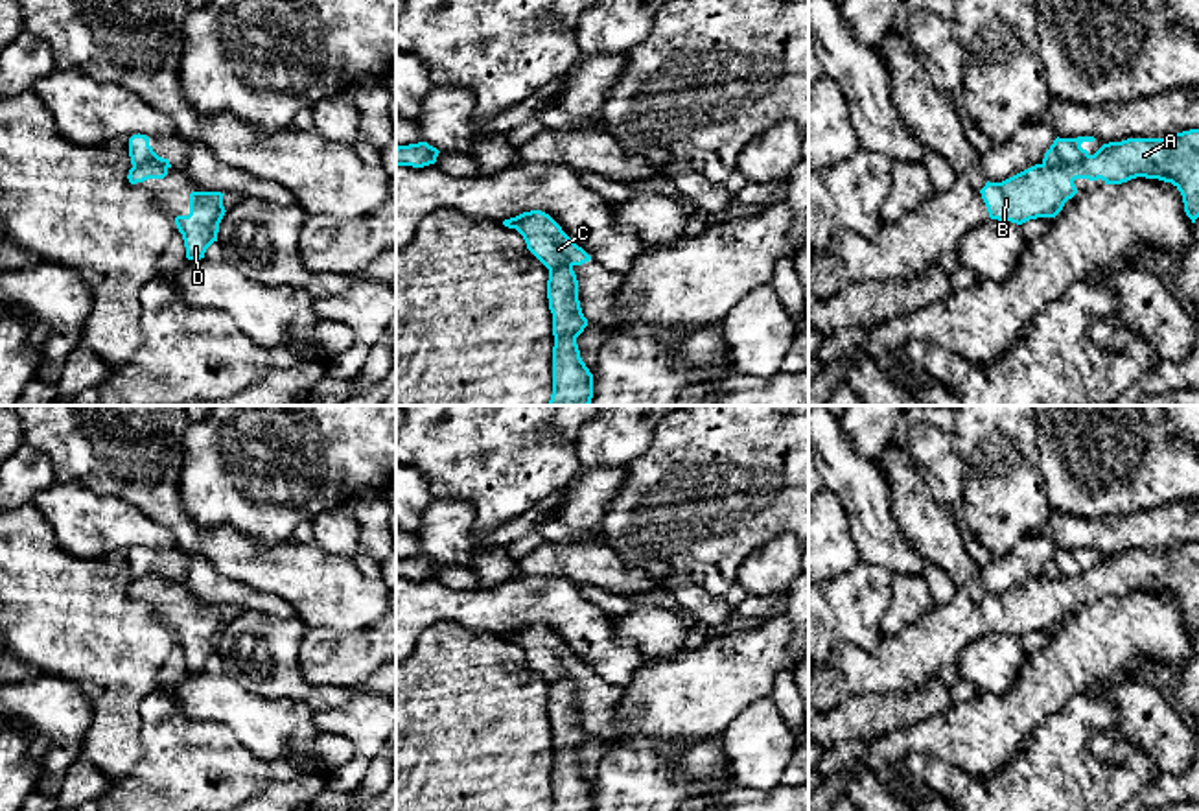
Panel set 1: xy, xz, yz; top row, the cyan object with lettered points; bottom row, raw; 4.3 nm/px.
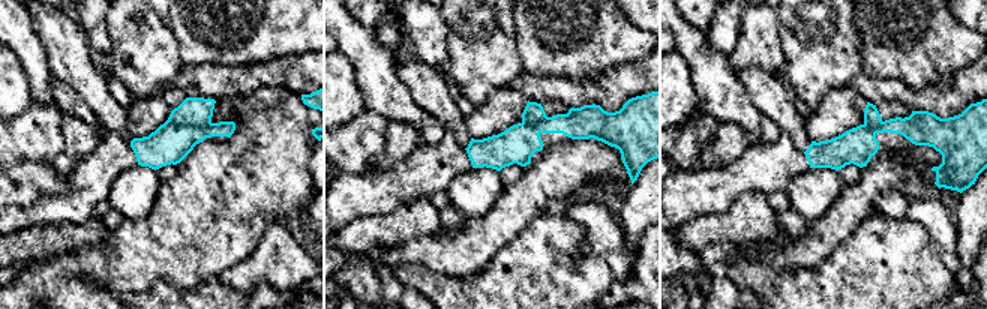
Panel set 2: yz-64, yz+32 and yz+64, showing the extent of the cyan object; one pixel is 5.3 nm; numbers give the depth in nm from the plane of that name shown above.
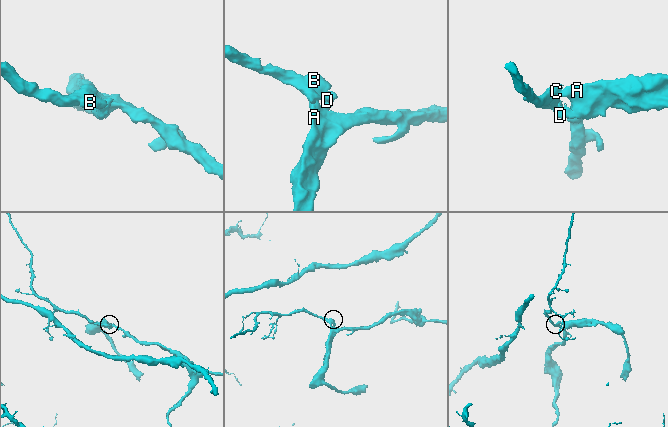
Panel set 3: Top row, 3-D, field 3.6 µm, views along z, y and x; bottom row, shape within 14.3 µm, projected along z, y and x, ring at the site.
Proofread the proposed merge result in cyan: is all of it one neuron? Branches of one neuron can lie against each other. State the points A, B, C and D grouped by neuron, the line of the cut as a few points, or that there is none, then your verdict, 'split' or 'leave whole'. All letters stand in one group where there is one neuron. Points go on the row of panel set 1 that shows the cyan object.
A B D / C; cut in yz along (1089, 155), (1067, 166), (1048, 166), (1043, 163); split

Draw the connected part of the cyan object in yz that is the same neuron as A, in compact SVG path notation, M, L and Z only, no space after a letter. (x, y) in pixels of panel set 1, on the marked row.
M1199 129L1168 138L1127 138L1103 144L1076 166L1035 164L1002 182L980 190L989 217L1022 225L1055 217L1077 194L1076 179L1122 184L1136 177L1171 182L1182 195L1184 212L1199 217Z

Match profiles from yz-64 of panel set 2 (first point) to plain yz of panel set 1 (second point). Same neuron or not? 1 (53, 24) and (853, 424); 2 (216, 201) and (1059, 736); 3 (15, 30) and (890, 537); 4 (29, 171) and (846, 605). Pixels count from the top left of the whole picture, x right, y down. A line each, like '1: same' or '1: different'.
1: different
2: different
3: same
4: same

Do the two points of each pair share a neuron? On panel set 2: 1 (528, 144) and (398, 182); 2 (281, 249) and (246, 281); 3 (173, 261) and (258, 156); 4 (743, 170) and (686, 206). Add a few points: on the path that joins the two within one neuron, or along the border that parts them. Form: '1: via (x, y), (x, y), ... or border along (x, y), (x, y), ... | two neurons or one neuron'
1: via (495, 152), (438, 159), (431, 167) | one neuron
2: via (272, 258), (255, 272) | one neuron
3: via (189, 236), (240, 182) | one neuron
4: via (729, 183), (713, 192), (699, 192) | one neuron

